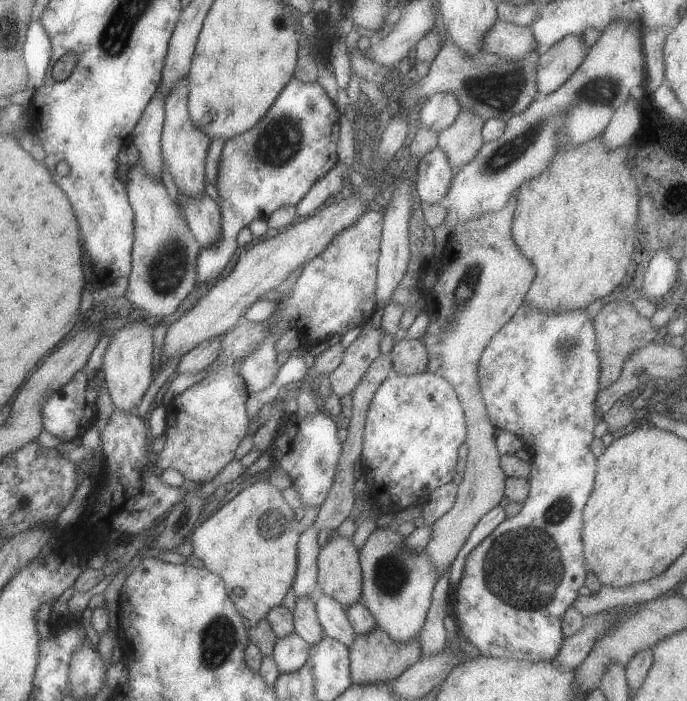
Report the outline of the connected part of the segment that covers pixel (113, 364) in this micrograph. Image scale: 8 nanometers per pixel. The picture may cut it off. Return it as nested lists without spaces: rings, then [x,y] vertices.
[[[152,321],[129,322],[111,335],[102,359],[102,370],[106,377],[114,411],[134,413],[142,402],[146,390],[154,378],[152,374],[152,352],[154,352],[154,325]]]

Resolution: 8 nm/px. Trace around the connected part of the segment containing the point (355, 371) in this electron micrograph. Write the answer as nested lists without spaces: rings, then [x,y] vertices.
[[[366,323],[362,327],[362,334],[345,348],[342,363],[327,375],[332,395],[342,399],[354,393],[370,364],[380,356],[382,338],[381,326]]]

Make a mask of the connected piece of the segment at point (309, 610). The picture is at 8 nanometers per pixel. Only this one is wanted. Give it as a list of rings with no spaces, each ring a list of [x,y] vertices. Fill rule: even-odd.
[[[310,598],[296,599],[296,608],[293,610],[293,624],[294,633],[310,645],[318,644],[325,637],[317,618],[314,601]]]

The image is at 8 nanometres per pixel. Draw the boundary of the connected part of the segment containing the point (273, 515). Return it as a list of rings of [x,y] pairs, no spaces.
[[[262,477],[259,482],[234,496],[216,514],[210,515],[189,538],[193,554],[200,558],[207,570],[214,571],[224,580],[230,600],[251,625],[258,625],[274,608],[282,605],[298,570],[298,542],[302,530],[295,520],[294,510],[285,503],[280,492],[268,483],[266,477]]]

